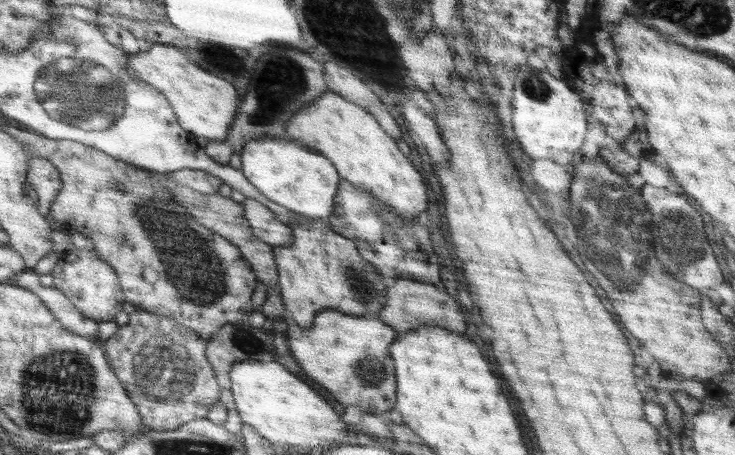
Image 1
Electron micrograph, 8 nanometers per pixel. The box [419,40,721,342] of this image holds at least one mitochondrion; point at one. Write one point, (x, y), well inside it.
(597, 229)

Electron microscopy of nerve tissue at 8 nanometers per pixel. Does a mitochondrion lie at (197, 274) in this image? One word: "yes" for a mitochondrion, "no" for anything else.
yes

